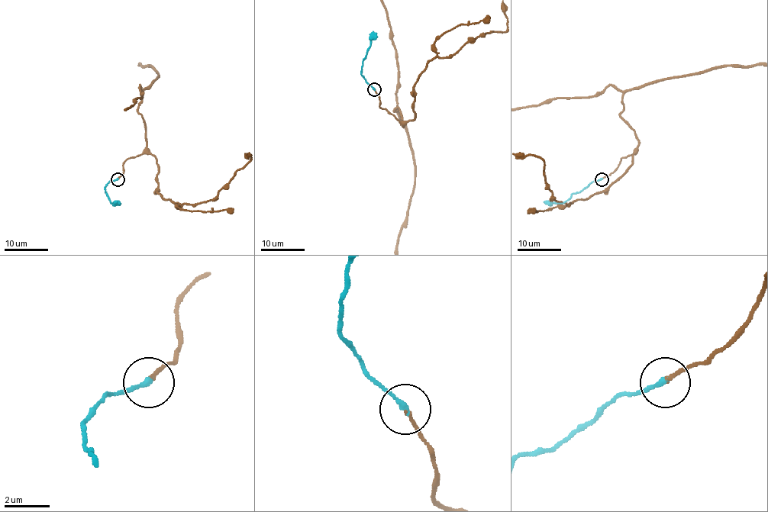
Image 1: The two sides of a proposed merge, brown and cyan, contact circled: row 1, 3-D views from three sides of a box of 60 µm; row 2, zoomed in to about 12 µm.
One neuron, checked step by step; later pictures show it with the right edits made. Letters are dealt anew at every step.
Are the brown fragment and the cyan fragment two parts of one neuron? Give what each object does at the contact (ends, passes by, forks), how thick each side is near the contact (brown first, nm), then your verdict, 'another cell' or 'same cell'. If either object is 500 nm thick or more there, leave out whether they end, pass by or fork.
brown ends there; cyan ends there; 130 nm thick on the brown side, 240 nm on the other; same cell

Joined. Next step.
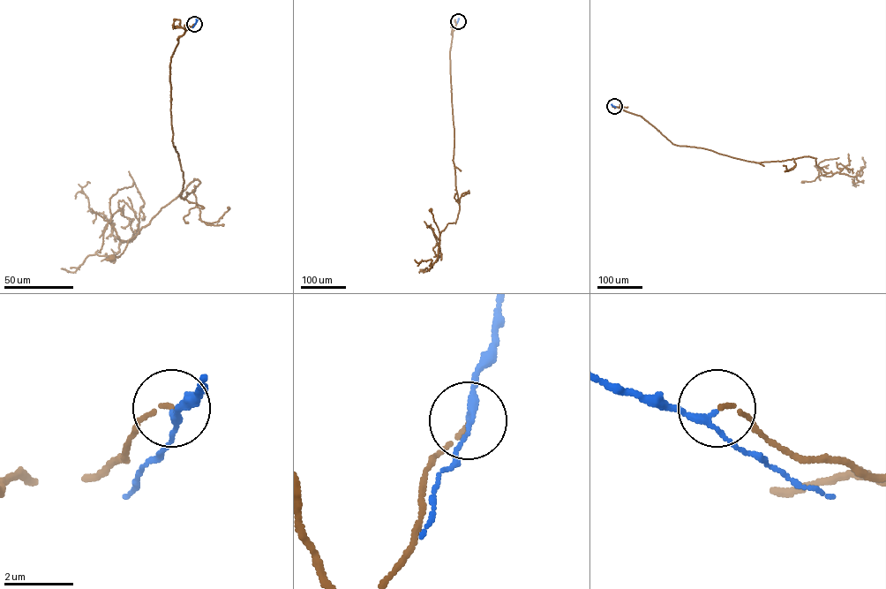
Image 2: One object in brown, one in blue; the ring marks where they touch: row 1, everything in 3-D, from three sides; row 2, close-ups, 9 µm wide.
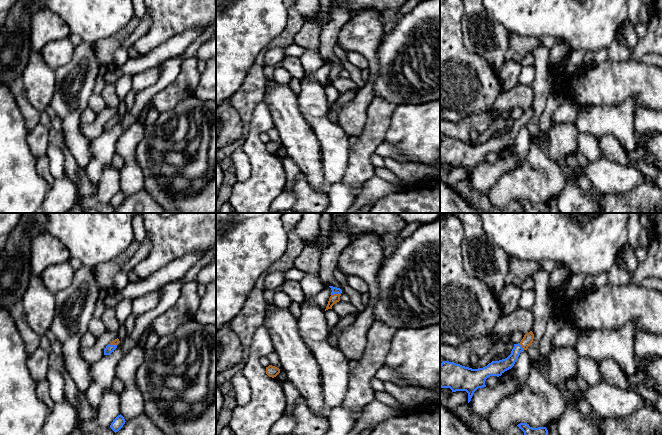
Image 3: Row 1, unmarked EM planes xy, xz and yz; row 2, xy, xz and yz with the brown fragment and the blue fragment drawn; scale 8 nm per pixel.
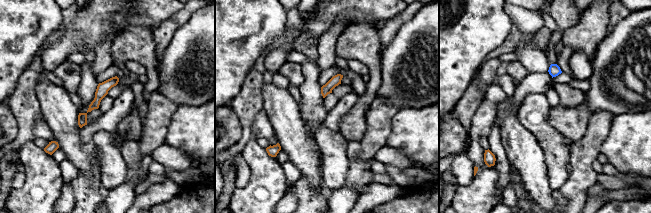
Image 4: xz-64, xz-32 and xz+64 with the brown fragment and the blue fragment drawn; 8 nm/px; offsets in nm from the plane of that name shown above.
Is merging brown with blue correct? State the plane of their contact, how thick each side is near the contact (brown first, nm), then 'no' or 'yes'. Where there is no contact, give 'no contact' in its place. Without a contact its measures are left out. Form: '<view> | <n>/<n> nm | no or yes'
xz | 70/60 nm | yes

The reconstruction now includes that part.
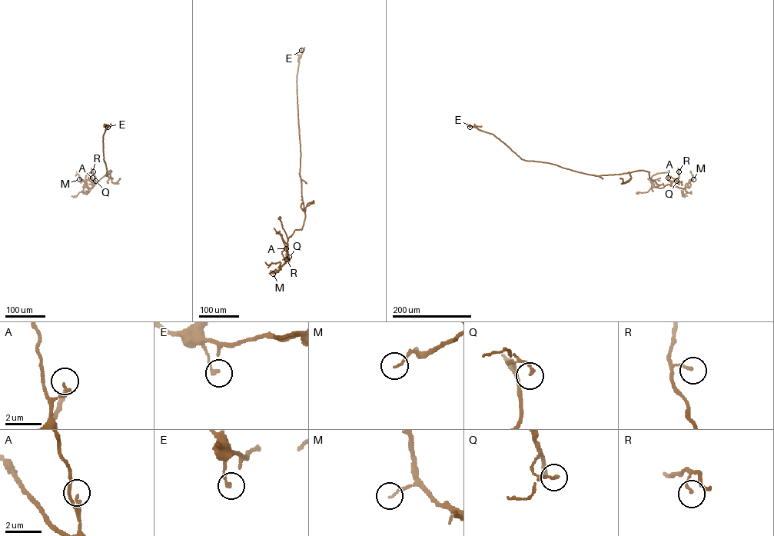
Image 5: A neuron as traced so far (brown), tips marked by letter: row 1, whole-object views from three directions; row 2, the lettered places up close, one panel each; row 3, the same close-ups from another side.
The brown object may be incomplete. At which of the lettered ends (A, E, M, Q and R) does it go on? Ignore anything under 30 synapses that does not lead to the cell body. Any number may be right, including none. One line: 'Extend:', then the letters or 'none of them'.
Extend: none of them

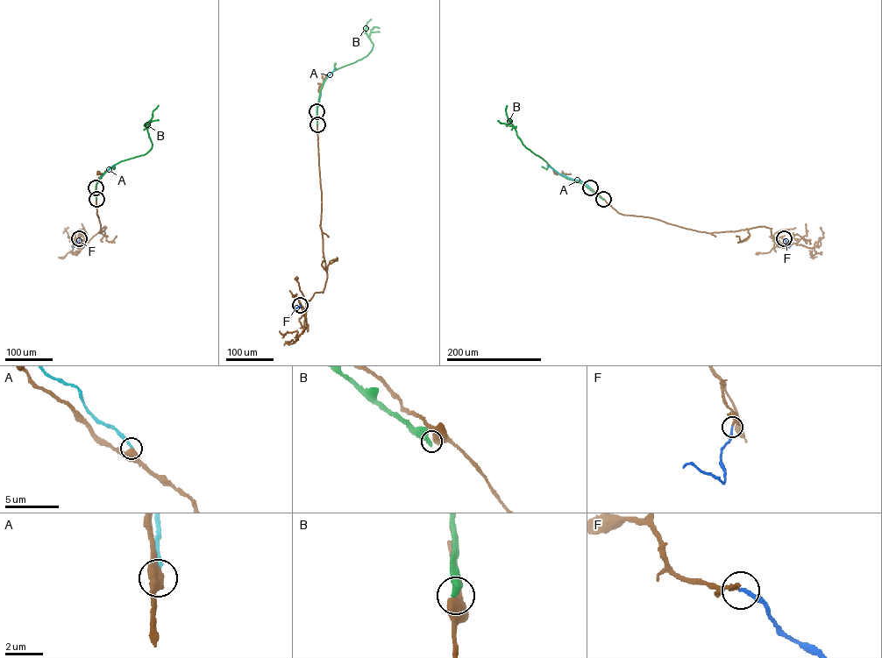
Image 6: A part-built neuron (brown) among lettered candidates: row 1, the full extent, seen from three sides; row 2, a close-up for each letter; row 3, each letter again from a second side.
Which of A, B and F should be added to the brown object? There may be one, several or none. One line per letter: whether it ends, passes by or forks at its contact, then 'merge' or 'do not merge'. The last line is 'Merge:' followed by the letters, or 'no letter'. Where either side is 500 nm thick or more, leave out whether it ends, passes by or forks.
A: it ends; do not merge
B: do not merge
F: it ends; merge
Merge: F

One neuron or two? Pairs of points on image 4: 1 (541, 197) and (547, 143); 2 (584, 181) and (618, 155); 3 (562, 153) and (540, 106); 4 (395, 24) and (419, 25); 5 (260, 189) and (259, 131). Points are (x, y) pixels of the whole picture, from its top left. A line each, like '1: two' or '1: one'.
1: two
2: two
3: one
4: two
5: one

